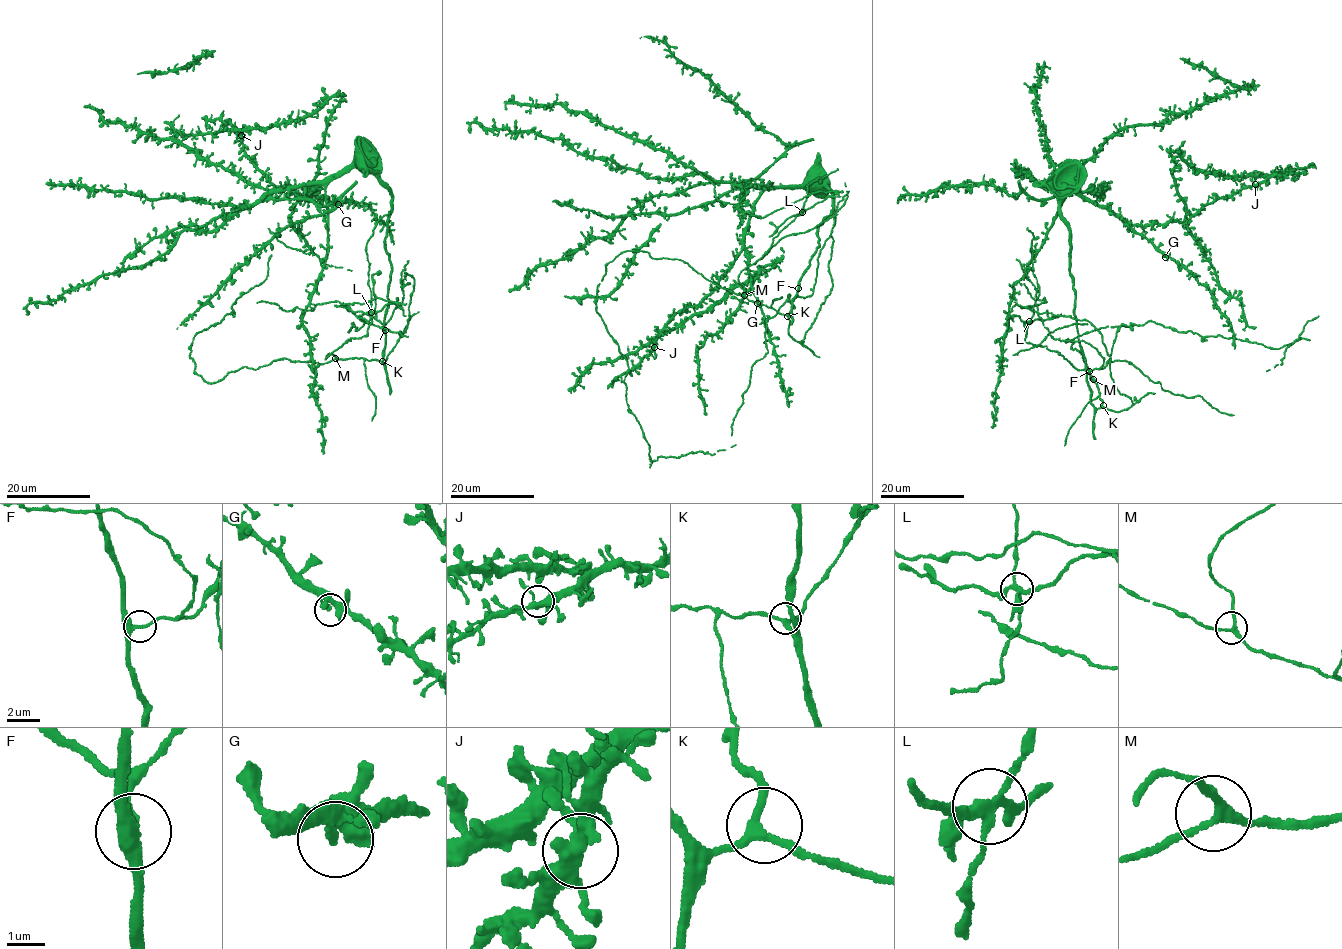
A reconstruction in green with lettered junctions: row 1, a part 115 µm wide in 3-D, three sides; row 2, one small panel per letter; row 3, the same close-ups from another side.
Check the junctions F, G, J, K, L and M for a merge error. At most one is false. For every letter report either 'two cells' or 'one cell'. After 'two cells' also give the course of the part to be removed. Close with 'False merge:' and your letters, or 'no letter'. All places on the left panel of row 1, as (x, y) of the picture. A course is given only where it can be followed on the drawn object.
F: one cell
G: one cell
J: one cell
K: one cell
L: two cells; foreign part runs (371, 311), (396, 302), (330, 301), (311, 311), (286, 311), (256, 303)
M: one cell
False merge: L

